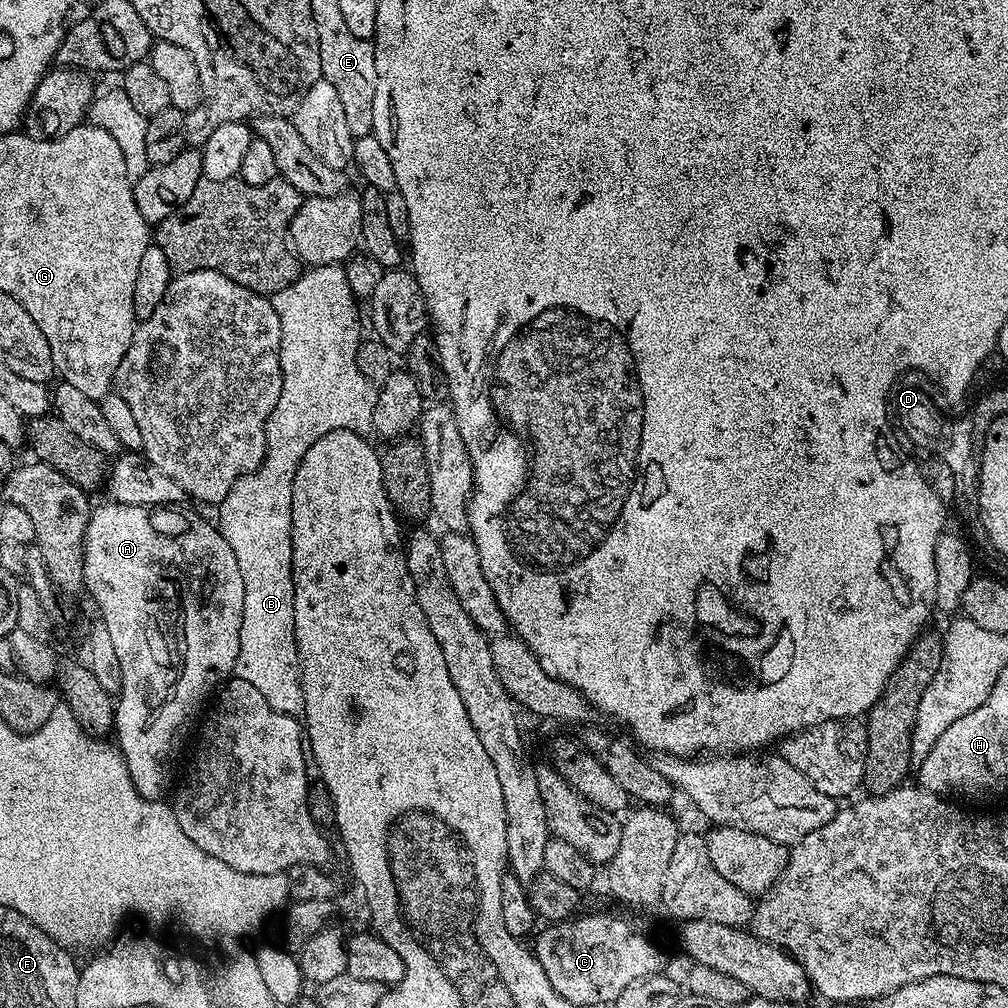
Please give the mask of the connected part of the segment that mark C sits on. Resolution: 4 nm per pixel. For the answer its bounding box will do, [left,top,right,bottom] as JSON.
[534,912,661,1006]

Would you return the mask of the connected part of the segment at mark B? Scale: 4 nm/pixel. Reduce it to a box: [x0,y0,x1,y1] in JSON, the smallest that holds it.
[218,264,378,718]

